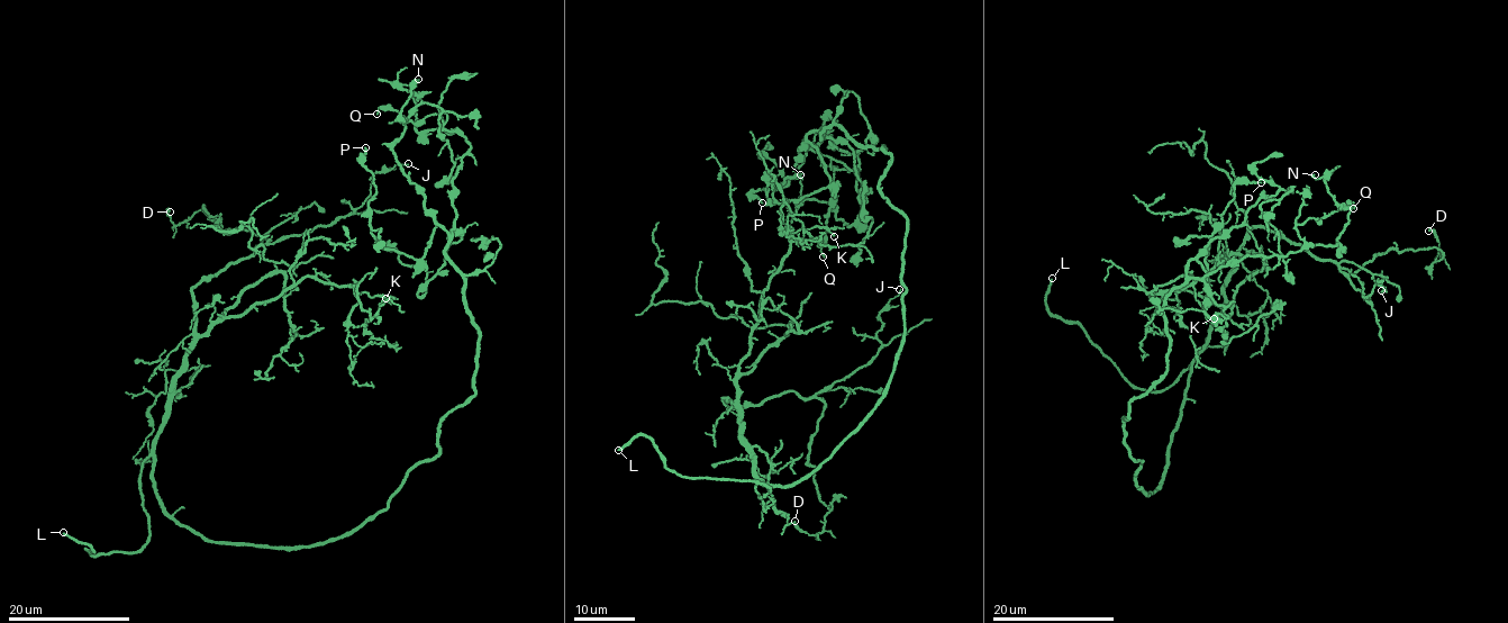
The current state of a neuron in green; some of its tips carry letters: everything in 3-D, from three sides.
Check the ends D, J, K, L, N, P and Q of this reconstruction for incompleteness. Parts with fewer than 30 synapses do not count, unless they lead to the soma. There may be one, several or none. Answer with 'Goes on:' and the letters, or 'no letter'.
Goes on: L

